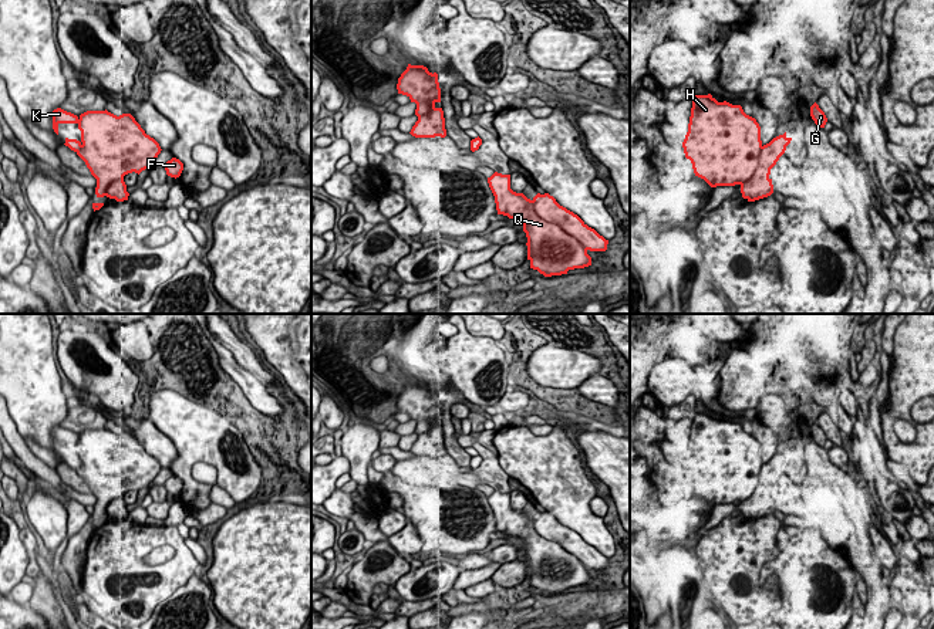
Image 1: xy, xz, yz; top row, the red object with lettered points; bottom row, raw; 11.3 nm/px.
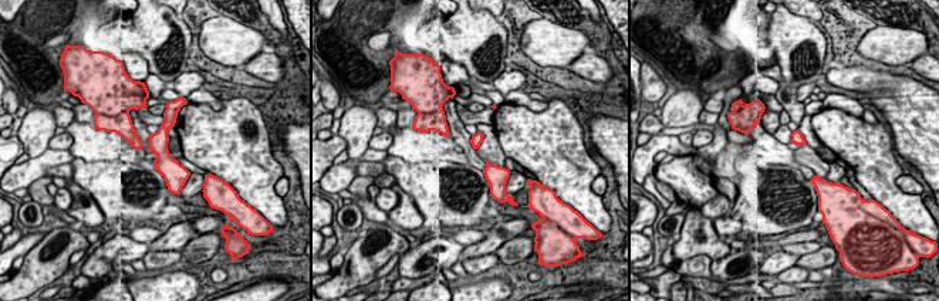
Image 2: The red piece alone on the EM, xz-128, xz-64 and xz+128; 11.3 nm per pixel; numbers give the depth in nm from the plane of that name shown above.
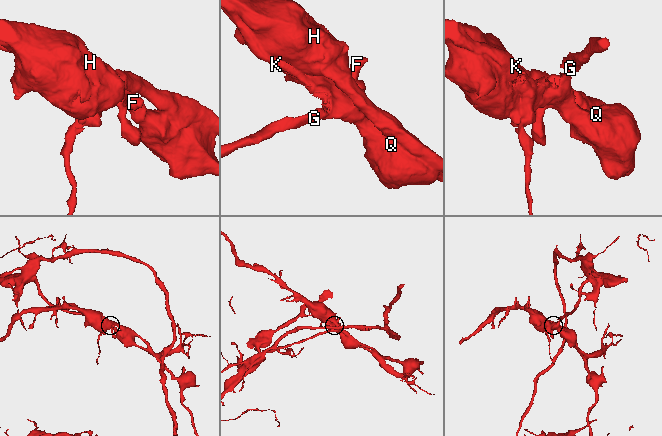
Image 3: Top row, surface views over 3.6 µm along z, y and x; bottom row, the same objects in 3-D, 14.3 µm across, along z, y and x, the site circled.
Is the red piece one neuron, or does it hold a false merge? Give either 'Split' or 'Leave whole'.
Split

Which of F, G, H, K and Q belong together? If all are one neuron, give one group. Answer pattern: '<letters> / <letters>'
F G K Q / H

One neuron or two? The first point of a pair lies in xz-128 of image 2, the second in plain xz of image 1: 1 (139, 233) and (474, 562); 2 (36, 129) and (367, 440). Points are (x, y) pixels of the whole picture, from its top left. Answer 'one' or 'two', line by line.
1: one
2: one

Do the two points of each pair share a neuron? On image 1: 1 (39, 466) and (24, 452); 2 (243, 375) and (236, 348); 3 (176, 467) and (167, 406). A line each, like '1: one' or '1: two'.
1: one
2: two
3: one

